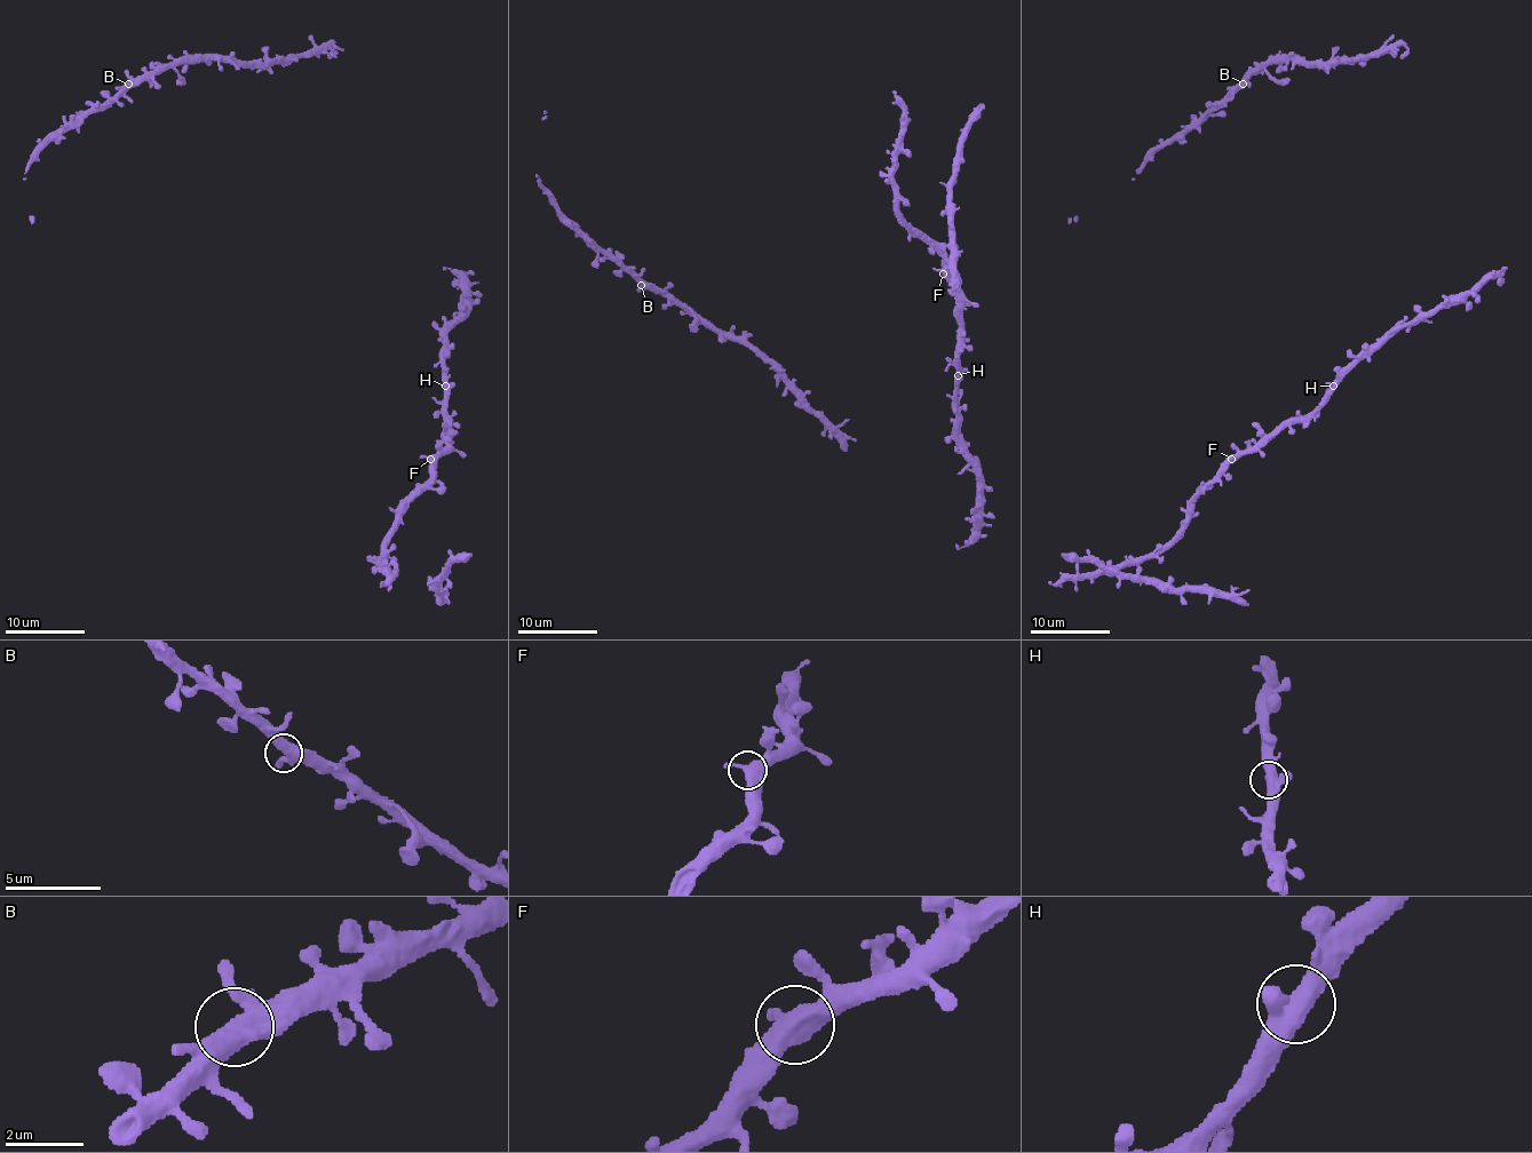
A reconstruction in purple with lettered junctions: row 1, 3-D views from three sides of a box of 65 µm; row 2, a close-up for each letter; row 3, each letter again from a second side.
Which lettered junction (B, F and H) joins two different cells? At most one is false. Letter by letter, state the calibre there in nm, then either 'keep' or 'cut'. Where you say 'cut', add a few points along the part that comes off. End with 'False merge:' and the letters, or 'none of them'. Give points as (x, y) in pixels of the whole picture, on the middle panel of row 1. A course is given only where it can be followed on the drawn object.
B: 440 nm thick; keep
F: 440 nm thick; cut
H: 440 nm thick; keep
False merge: F

